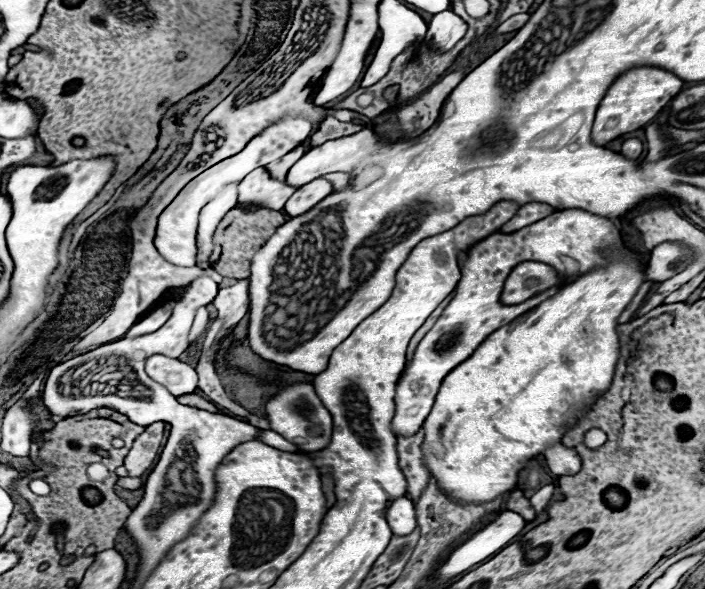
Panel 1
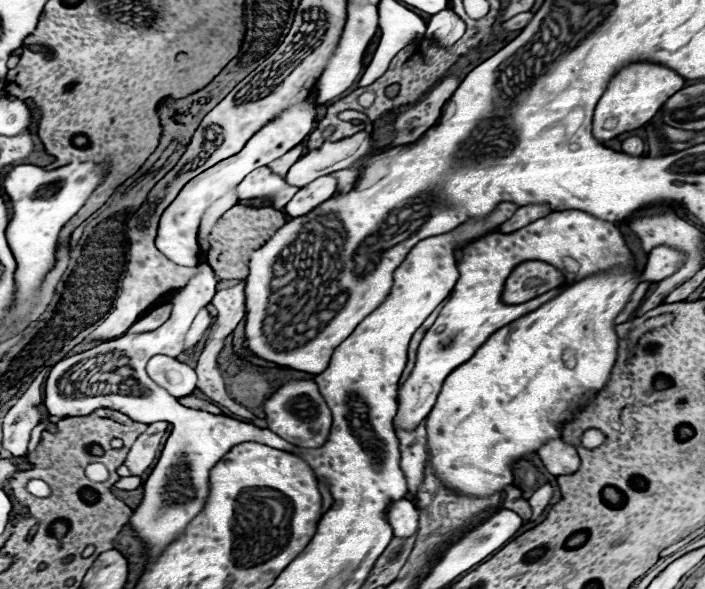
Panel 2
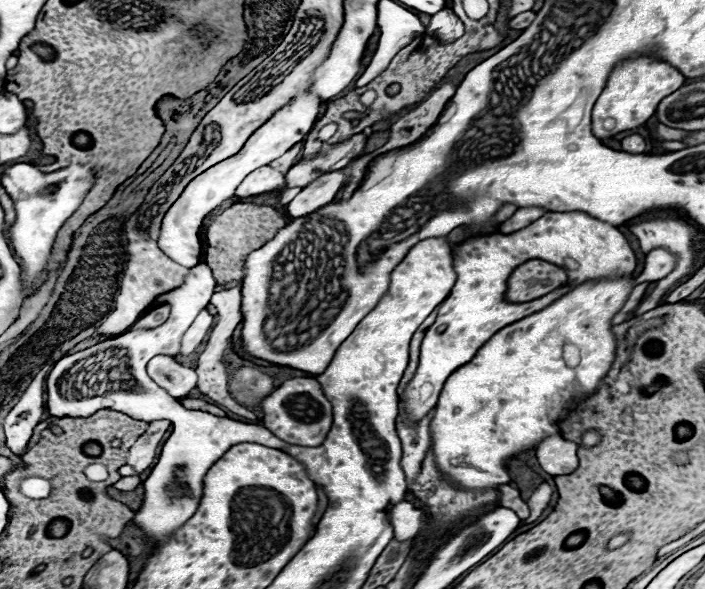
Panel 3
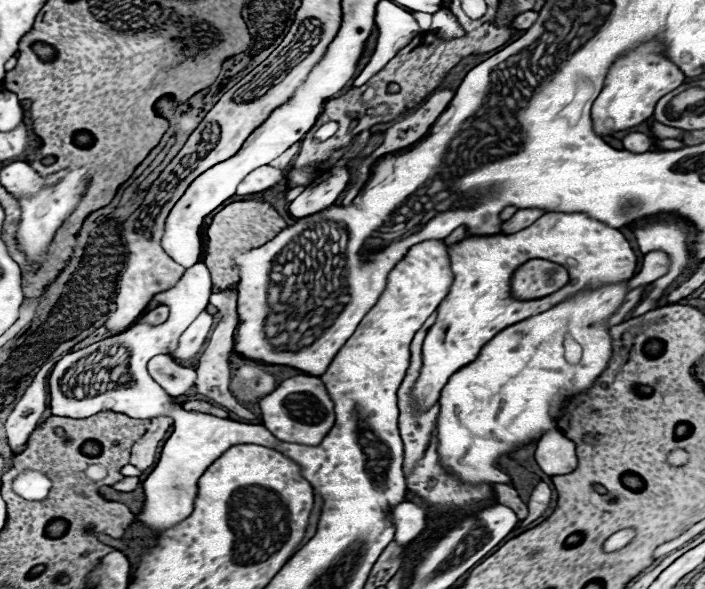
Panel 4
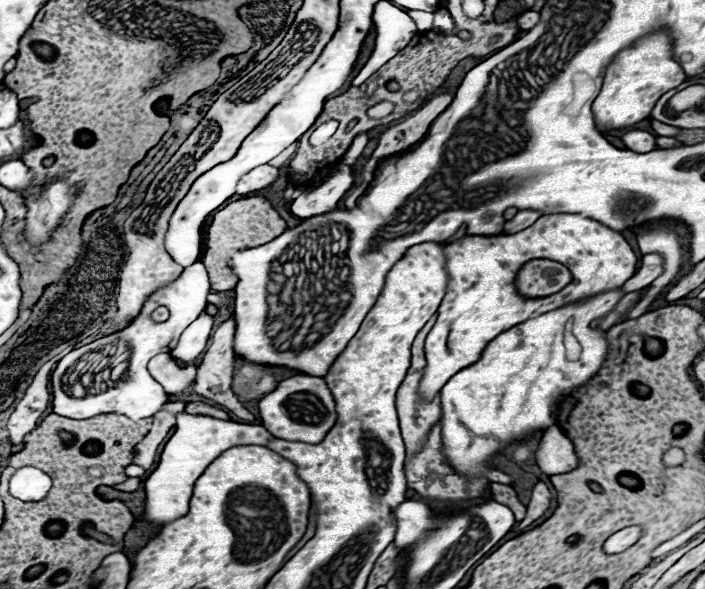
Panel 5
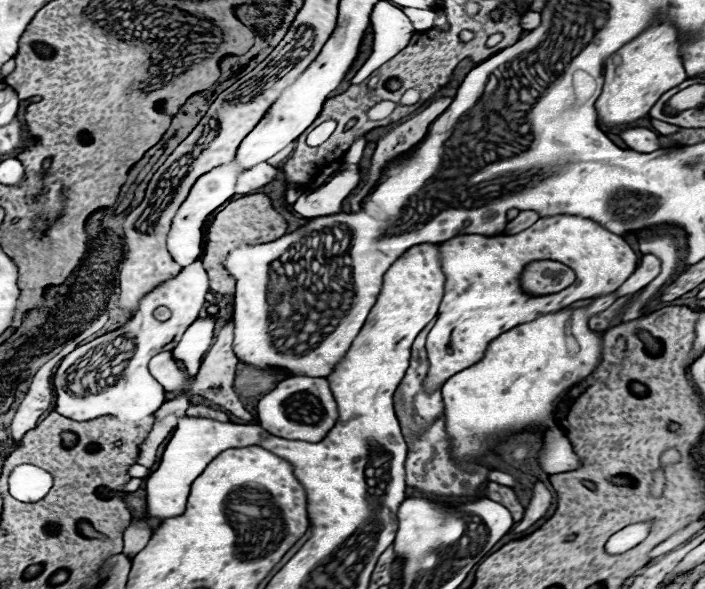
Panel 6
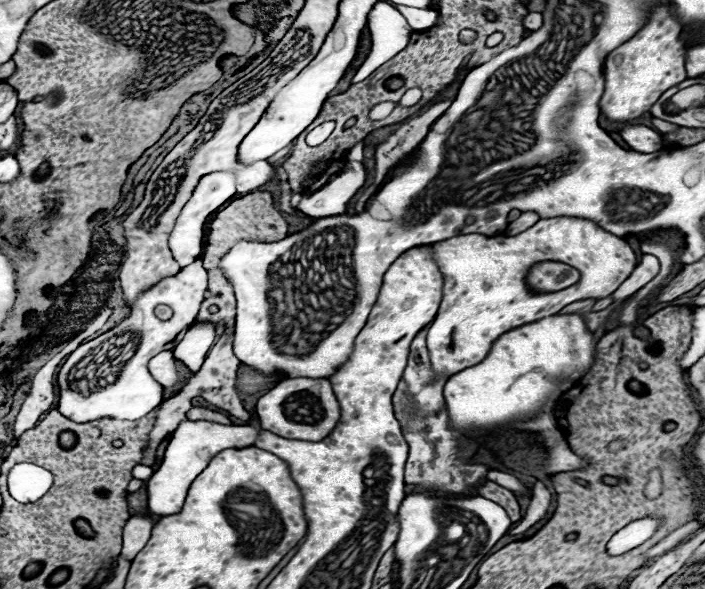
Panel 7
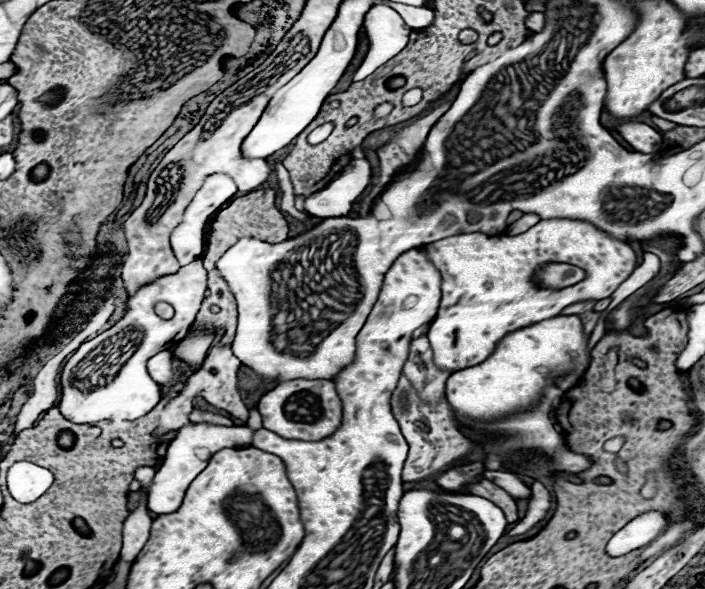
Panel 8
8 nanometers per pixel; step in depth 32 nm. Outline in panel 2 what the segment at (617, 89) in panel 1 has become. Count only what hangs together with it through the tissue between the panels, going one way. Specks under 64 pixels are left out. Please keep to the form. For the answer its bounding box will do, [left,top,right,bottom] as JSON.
[592,62,684,142]

